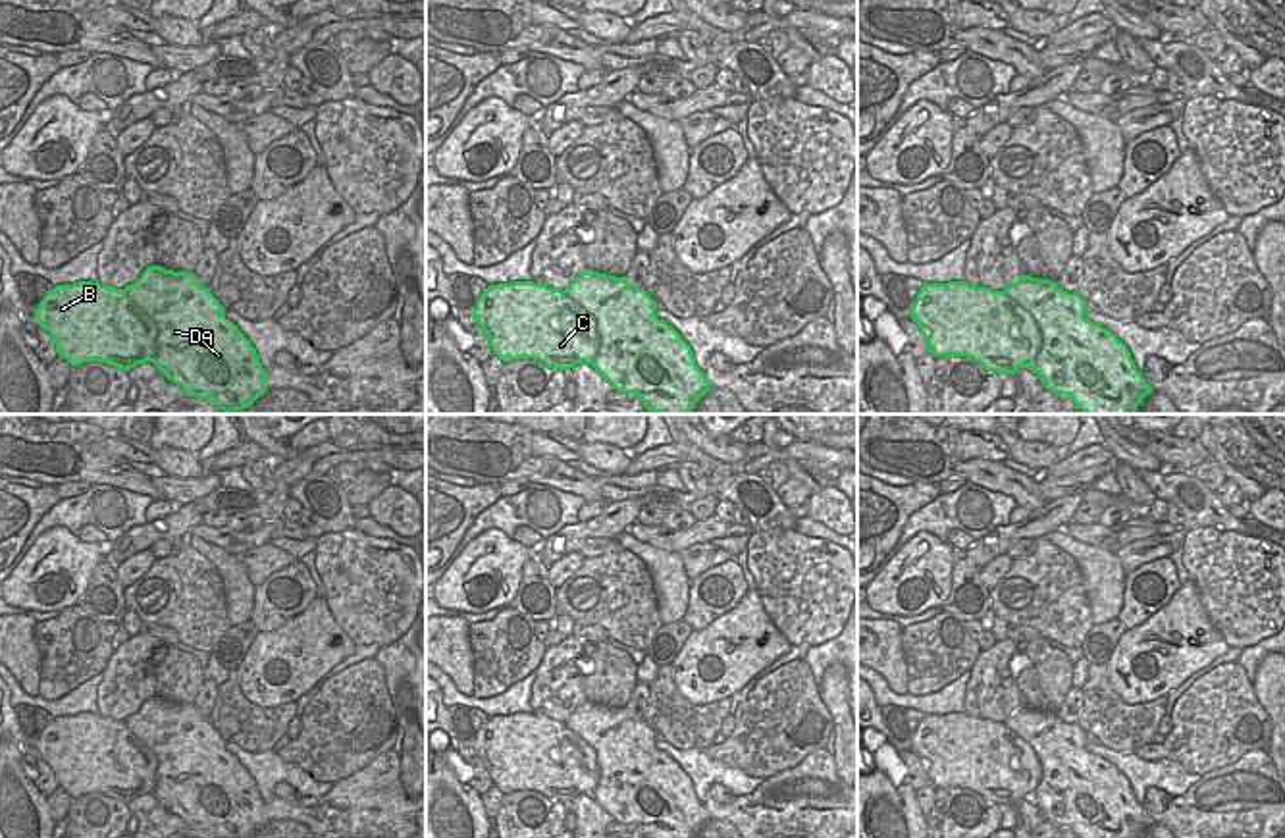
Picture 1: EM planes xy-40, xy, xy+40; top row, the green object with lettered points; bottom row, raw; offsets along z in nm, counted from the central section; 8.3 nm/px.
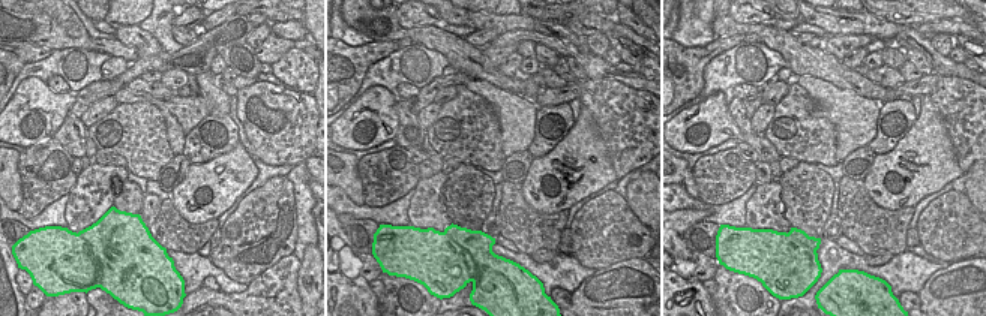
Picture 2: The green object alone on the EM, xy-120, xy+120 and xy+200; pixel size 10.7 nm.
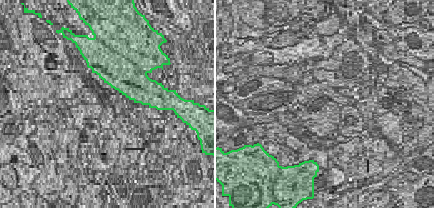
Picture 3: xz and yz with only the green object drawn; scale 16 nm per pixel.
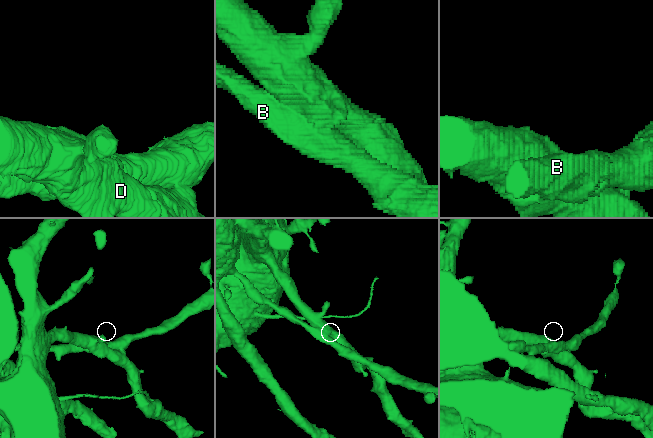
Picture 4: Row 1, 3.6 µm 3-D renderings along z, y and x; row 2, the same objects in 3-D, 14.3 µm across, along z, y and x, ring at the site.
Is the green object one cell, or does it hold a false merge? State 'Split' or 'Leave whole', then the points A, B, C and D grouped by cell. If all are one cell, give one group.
Split. Groups: A D / B C.

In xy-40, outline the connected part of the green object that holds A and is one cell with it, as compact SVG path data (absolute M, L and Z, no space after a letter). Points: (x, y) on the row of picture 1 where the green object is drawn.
M154 264L125 293L158 326L154 366L187 395L235 414L266 393L256 349L195 274Z

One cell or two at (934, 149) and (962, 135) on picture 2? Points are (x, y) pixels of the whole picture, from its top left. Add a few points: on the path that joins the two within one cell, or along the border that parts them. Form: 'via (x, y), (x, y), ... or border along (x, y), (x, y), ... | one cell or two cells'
border along (937, 107), (958, 166), (964, 172) | two cells

